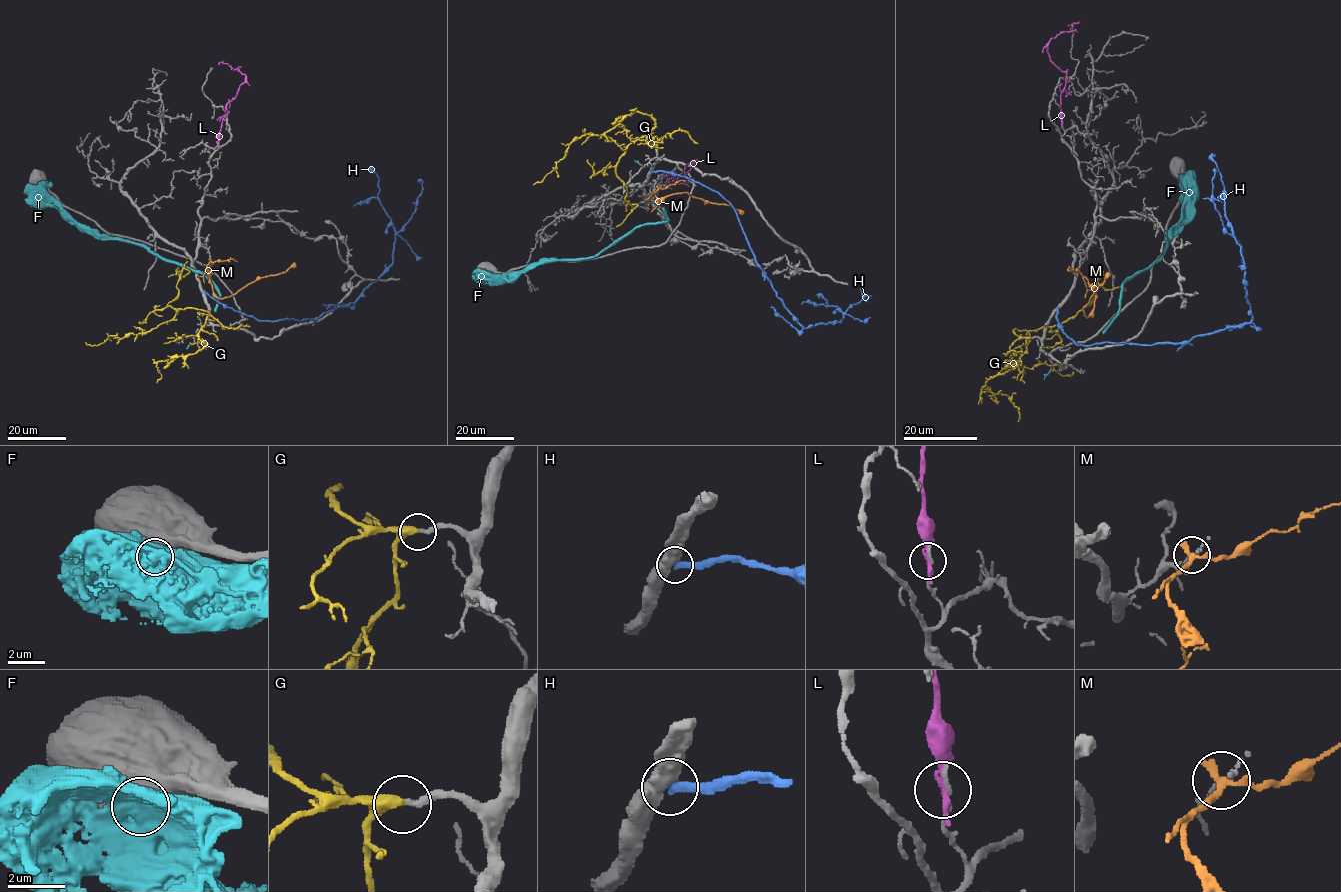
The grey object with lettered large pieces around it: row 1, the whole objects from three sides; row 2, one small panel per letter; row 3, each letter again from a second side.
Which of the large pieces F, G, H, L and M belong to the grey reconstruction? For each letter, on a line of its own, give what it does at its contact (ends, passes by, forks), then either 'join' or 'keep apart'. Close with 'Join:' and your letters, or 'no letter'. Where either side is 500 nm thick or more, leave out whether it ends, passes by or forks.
F: keep apart
G: it passes by | join
H: keep apart
L: it ends | keep apart
M: it passes by | keep apart
Join: G

